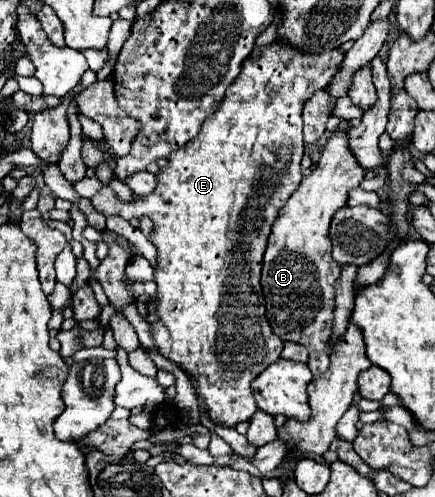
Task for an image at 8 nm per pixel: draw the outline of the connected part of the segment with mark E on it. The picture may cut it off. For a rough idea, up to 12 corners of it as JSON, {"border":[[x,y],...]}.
{"border":[[270,43],[158,169],[162,357],[214,425],[282,353],[260,287],[340,49]]}

